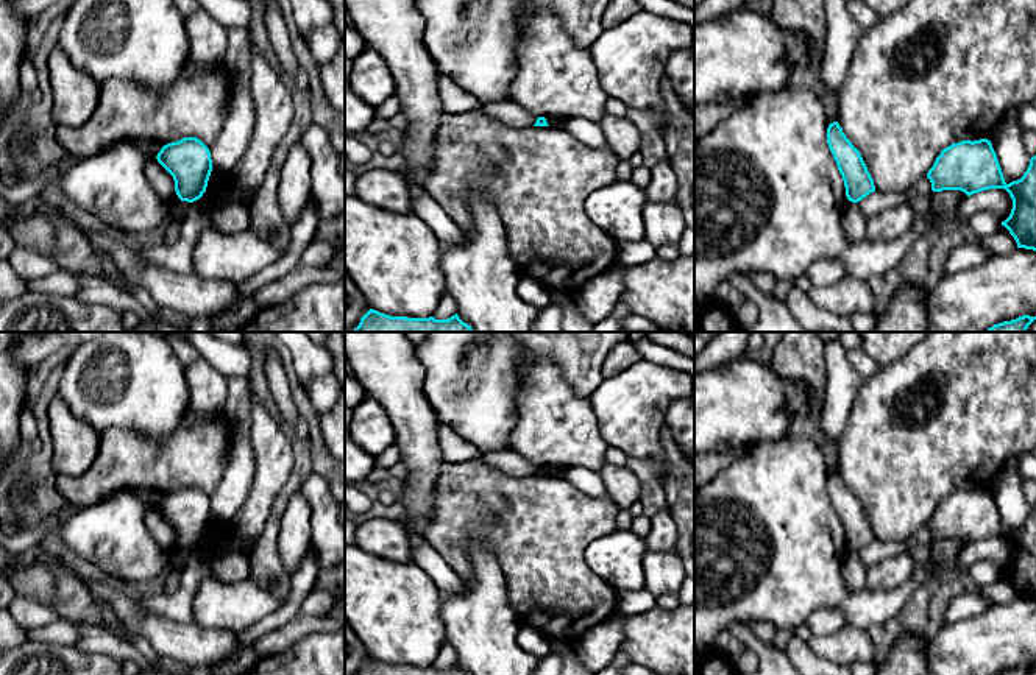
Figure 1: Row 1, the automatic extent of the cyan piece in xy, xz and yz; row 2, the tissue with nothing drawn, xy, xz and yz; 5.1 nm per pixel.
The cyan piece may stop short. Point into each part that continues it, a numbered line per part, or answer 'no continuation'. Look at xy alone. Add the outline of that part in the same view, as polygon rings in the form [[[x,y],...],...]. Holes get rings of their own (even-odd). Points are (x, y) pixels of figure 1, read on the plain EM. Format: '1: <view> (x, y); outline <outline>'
no continuation

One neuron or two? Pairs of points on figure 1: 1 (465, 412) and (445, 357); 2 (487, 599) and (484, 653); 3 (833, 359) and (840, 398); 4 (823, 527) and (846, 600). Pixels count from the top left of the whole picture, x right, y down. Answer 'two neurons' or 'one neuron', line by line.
1: one neuron
2: one neuron
3: one neuron
4: one neuron

